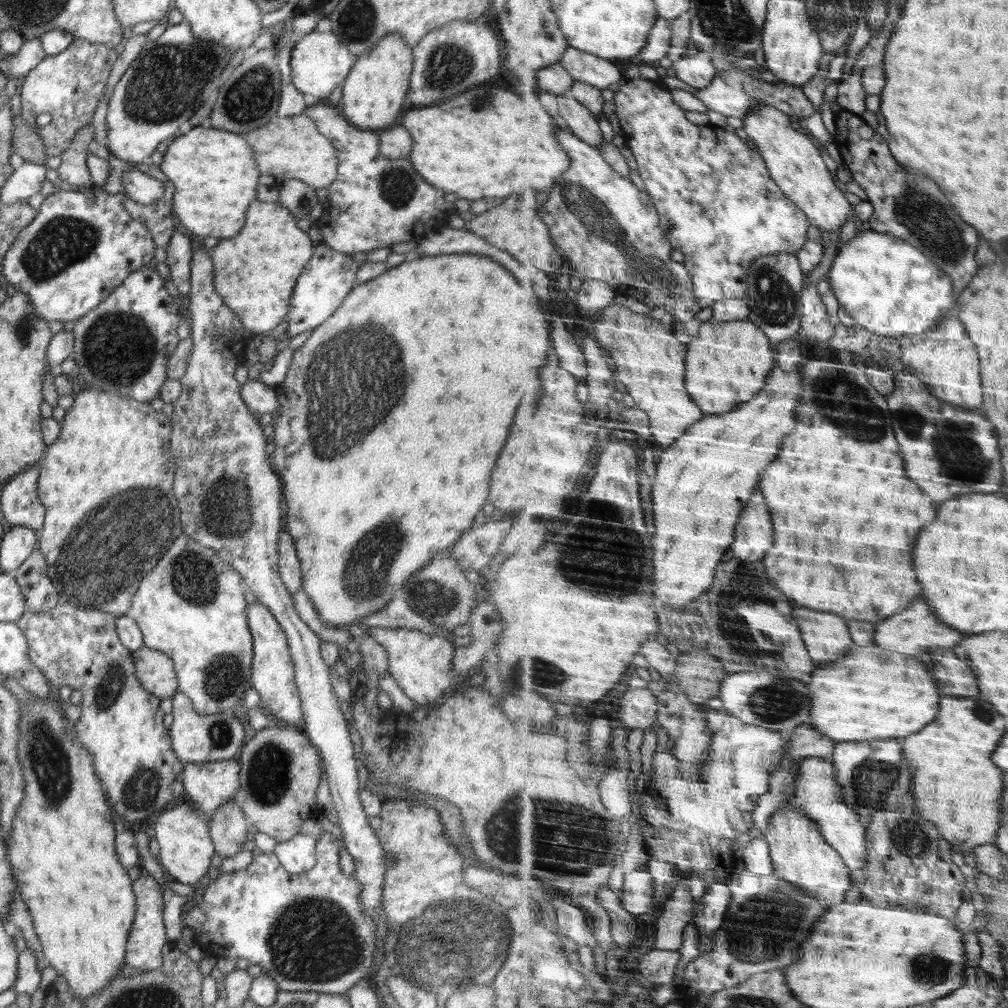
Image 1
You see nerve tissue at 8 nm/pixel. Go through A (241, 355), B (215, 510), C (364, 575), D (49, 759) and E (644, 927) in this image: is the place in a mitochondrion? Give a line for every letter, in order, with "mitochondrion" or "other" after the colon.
A: other
B: mitochondrion
C: mitochondrion
D: mitochondrion
E: other

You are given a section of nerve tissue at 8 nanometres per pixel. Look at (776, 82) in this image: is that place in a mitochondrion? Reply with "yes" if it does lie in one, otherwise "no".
no

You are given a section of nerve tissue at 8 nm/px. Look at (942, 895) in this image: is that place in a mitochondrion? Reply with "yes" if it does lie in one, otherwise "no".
no

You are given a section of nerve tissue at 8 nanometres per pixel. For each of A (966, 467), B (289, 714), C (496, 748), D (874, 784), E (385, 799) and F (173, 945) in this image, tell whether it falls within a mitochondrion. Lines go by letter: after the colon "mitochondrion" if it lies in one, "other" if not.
A: mitochondrion
B: other
C: other
D: mitochondrion
E: other
F: other

